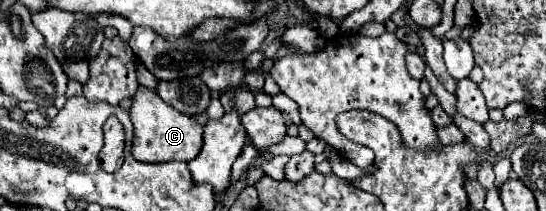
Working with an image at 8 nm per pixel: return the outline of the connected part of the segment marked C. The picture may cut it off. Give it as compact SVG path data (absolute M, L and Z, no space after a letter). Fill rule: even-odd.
M140 87L132 97L130 119L134 123L134 143L132 155L144 163L164 163L164 161L190 161L202 149L202 125L194 117L186 117L174 111L168 103L158 99L156 91Z

